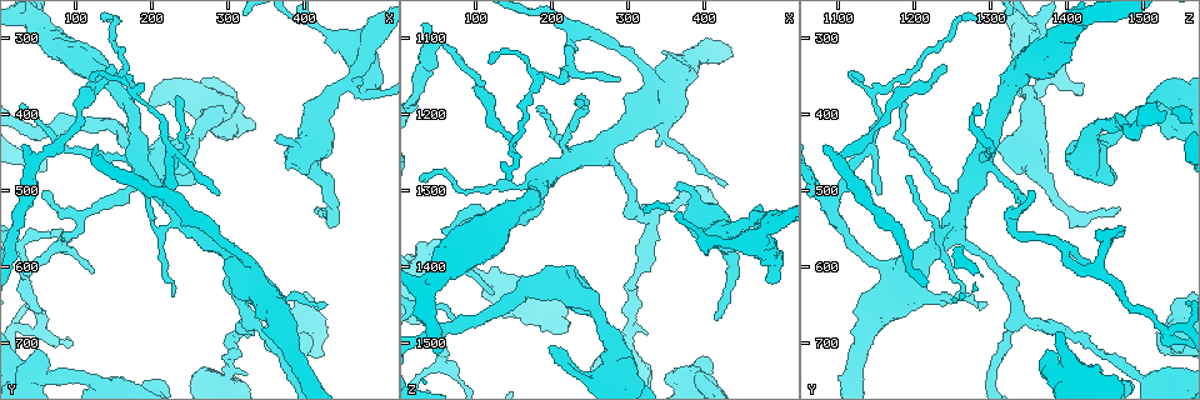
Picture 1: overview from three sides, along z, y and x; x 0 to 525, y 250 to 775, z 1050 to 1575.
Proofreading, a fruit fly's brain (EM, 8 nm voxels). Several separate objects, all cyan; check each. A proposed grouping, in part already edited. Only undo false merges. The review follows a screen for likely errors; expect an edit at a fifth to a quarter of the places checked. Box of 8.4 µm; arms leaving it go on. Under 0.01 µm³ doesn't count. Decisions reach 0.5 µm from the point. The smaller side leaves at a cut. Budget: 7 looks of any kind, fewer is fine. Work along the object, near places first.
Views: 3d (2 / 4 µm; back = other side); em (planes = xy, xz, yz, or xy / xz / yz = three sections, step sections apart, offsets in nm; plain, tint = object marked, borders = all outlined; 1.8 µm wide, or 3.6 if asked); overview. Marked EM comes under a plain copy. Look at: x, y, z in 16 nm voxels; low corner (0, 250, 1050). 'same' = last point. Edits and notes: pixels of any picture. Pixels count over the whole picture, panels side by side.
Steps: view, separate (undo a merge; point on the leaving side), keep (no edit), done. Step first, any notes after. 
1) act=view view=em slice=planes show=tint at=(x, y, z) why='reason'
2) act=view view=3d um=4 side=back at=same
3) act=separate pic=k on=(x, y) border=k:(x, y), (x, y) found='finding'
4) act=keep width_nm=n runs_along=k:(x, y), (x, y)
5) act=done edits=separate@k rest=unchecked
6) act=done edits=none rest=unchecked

act=view view=3d um=4 at=(225, 390, 1530)

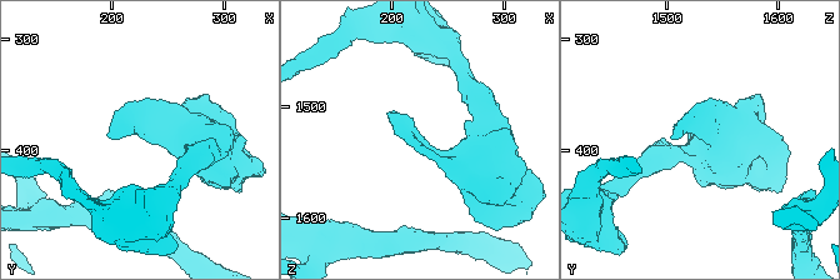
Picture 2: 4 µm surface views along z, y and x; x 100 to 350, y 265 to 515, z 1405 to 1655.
act=view view=em slice=planes show=tint at=(228, 388, 1528)

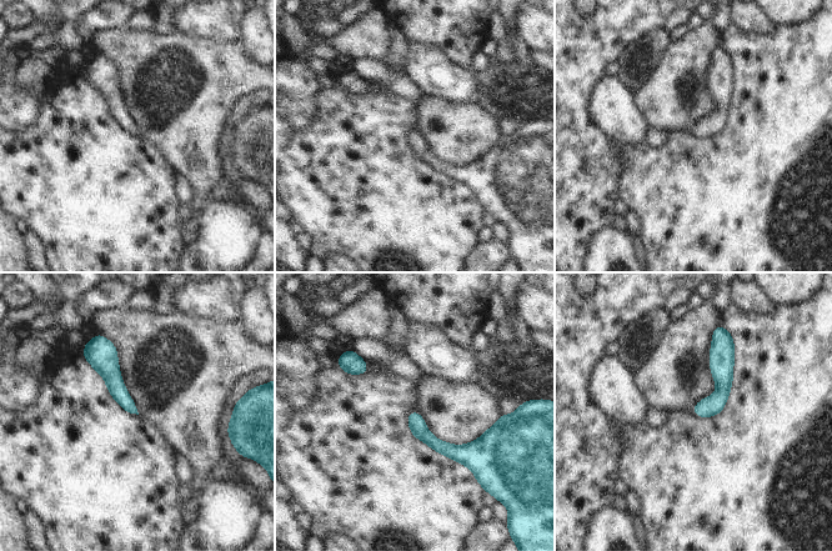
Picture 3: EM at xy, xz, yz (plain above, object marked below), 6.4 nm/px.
act=keep runs_along=3:(410, 417), (451, 451), (485, 439) found='one neuron here'

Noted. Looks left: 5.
act=view view=em slice=yz step=4 show=tint at=(330, 665, 1345) why='arms part here'

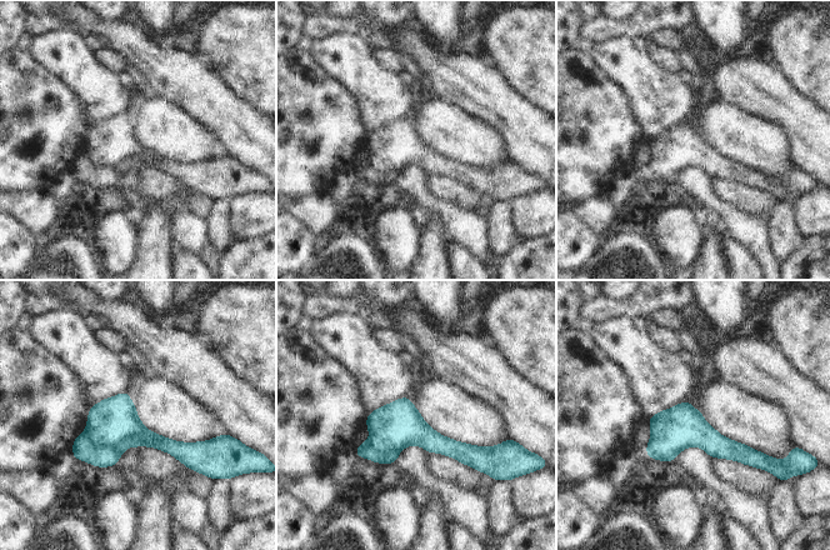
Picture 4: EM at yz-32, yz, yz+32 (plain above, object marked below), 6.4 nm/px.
act=separate pic=4 on=(84, 449) border=4:(85, 431), (99, 444), (145, 440) found='two neurons meet here'

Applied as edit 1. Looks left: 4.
act=view view=overview

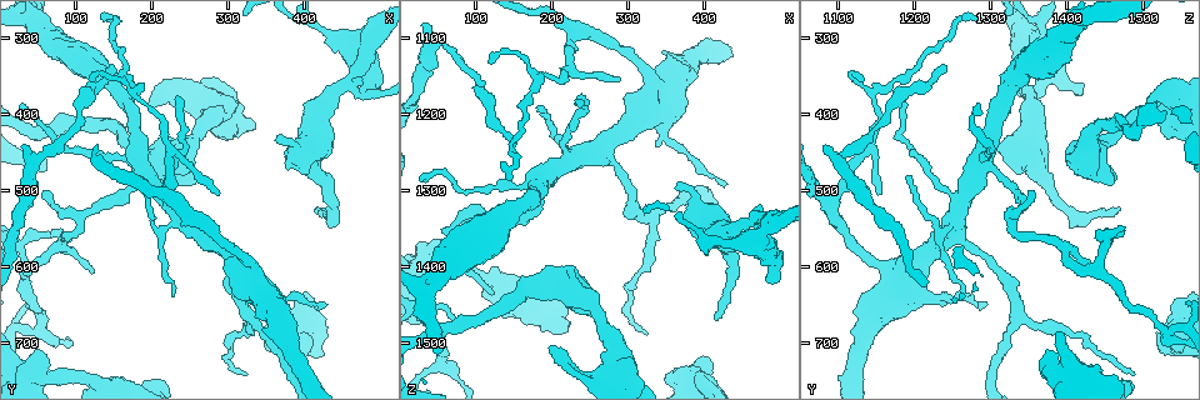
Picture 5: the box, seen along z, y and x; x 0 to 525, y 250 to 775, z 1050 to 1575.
act=view view=em slice=xy step=16 show=tint at=(105, 535, 1325) why='abrupt turn'

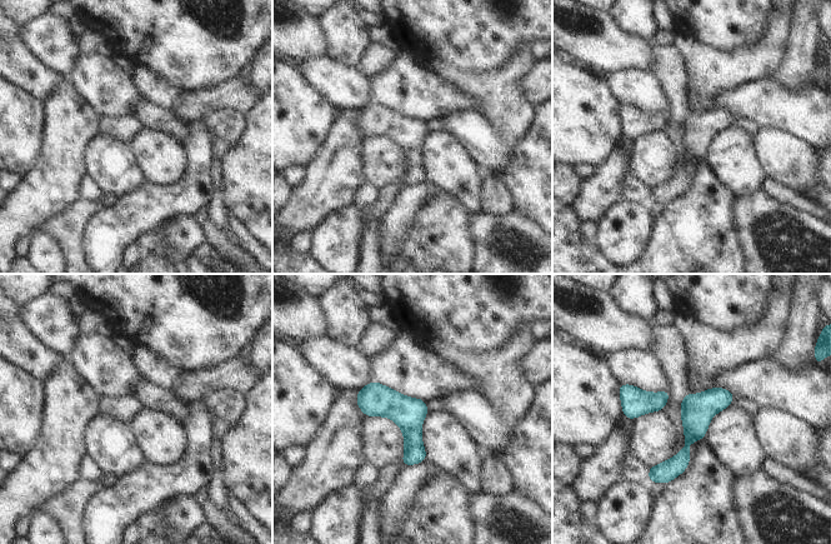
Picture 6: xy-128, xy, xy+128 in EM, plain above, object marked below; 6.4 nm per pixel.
act=view view=em slice=planes show=tint at=same why='cut it another way'

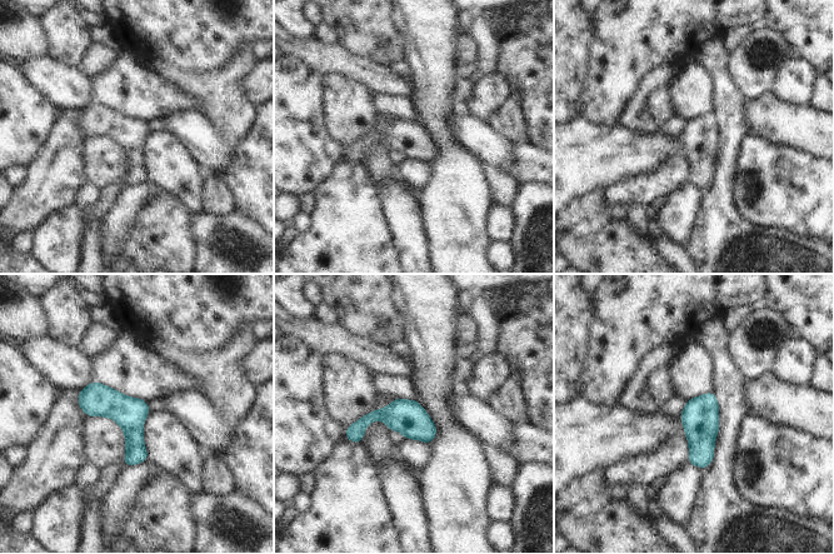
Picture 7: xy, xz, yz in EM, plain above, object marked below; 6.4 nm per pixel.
act=keep runs_along=7:(83, 392), (133, 427), (141, 458) found='continuous, no second neuron'

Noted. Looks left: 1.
act=done edits=separate@4 rest=unchecked

